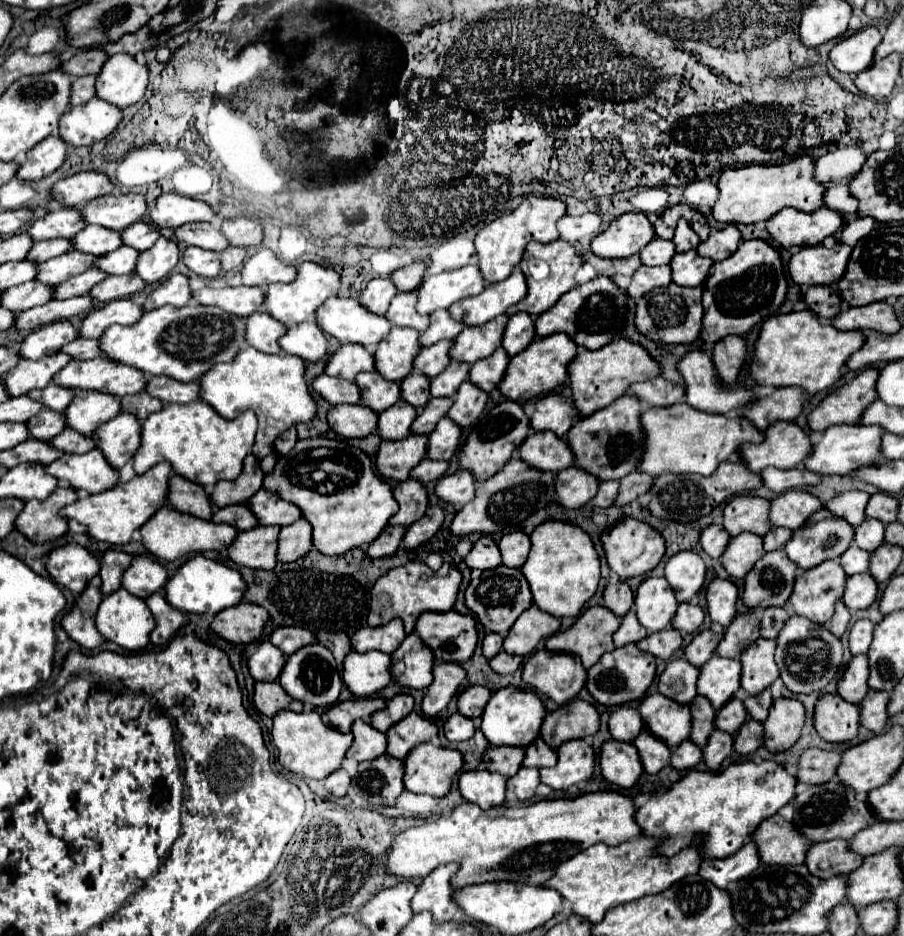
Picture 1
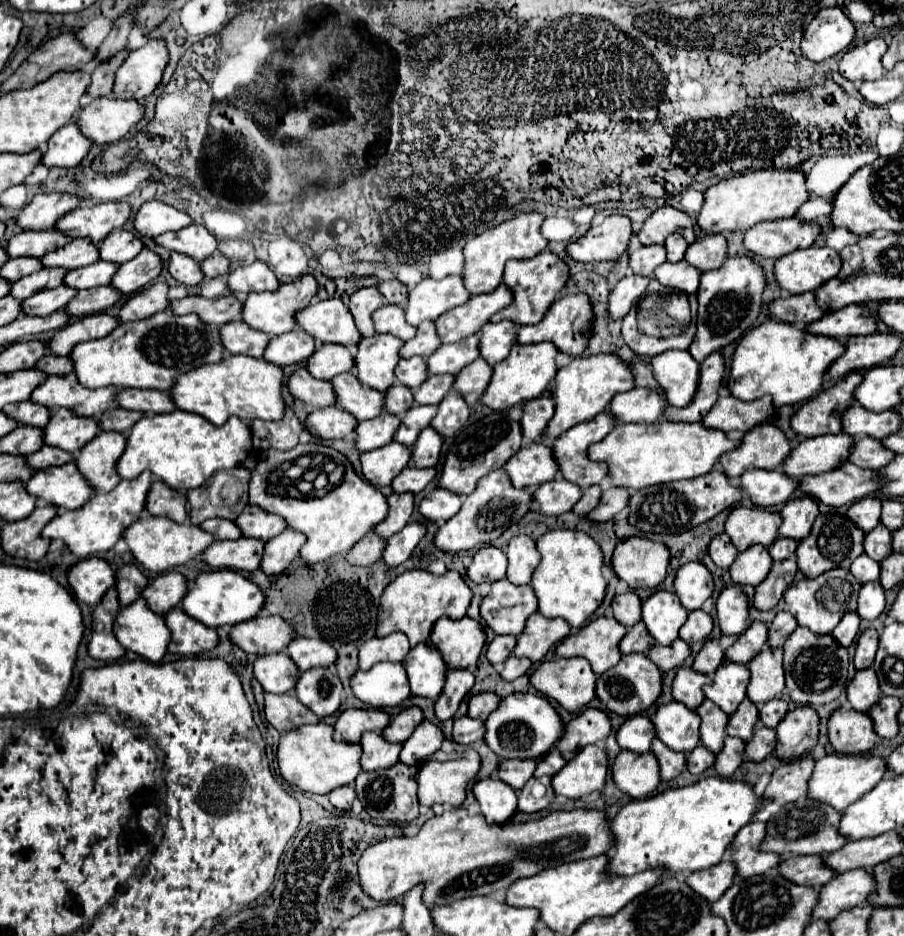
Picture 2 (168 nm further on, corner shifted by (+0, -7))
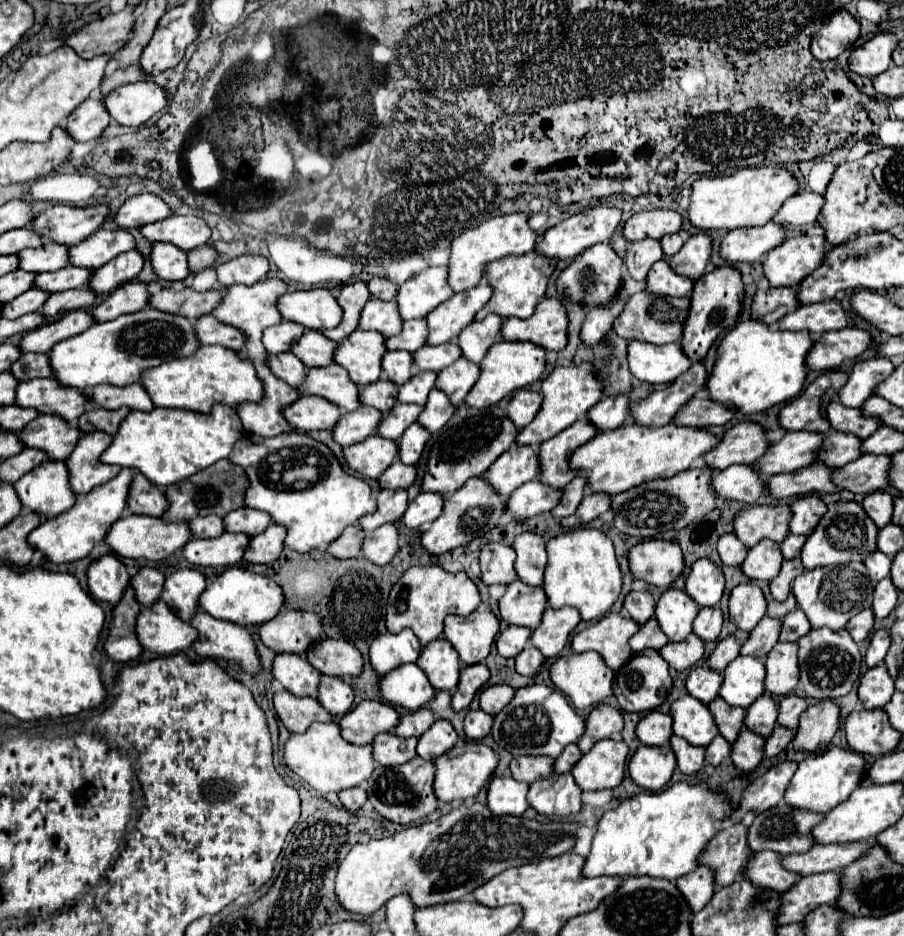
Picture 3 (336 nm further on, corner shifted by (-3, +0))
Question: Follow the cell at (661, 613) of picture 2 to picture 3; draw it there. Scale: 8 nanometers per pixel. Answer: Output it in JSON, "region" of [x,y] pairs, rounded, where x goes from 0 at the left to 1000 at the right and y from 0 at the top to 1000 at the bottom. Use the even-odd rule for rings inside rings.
{"region":[[[740,628],[731,635],[725,647],[725,660],[742,686],[758,684],[767,675],[764,667],[773,654],[771,643],[751,628]]]}

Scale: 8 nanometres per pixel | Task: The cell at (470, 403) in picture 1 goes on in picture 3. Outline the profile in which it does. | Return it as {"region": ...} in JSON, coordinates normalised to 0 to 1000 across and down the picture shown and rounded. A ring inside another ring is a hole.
{"region":[[[479,417],[475,421],[475,427],[472,427],[468,440],[463,442],[461,451],[466,455],[470,455],[475,462],[483,462],[499,449],[501,442],[503,442],[503,436],[501,436],[501,432],[497,432],[497,425],[492,423],[492,419]]]}

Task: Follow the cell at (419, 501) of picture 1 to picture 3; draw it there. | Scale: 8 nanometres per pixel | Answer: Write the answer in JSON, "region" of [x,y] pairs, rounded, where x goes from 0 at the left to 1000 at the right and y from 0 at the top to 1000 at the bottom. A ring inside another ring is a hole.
{"region":[[[421,524],[417,530],[417,545],[397,556],[404,568],[413,568],[421,560],[441,558],[450,543],[450,524]]]}

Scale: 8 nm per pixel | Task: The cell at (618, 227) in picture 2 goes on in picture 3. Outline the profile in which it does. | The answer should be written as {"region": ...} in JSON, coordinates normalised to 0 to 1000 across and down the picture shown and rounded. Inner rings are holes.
{"region":[[[658,220],[658,222],[649,222],[647,226],[640,226],[623,237],[618,237],[616,241],[607,244],[601,252],[601,259],[592,265],[596,271],[610,274],[610,276],[636,276],[643,269],[647,269],[647,265],[654,265],[656,261],[663,259],[671,259],[676,256],[676,252],[680,250],[683,241],[687,239],[687,224],[685,222],[674,222],[674,220]]]}

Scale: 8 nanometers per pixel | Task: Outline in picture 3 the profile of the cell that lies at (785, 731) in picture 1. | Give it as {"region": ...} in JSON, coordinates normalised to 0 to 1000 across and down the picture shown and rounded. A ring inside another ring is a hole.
{"region":[[[919,748],[897,752],[886,763],[884,778],[879,780],[875,799],[890,803],[910,801],[919,793],[926,778],[928,778],[928,756]]]}

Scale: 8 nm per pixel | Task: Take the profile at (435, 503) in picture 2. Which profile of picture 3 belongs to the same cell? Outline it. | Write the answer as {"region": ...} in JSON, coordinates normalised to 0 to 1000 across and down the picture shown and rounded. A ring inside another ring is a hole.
{"region":[[[463,526],[463,530],[457,536],[452,536],[452,543],[446,549],[444,558],[450,564],[472,564],[488,551],[490,541],[492,541],[492,530],[483,526]]]}

